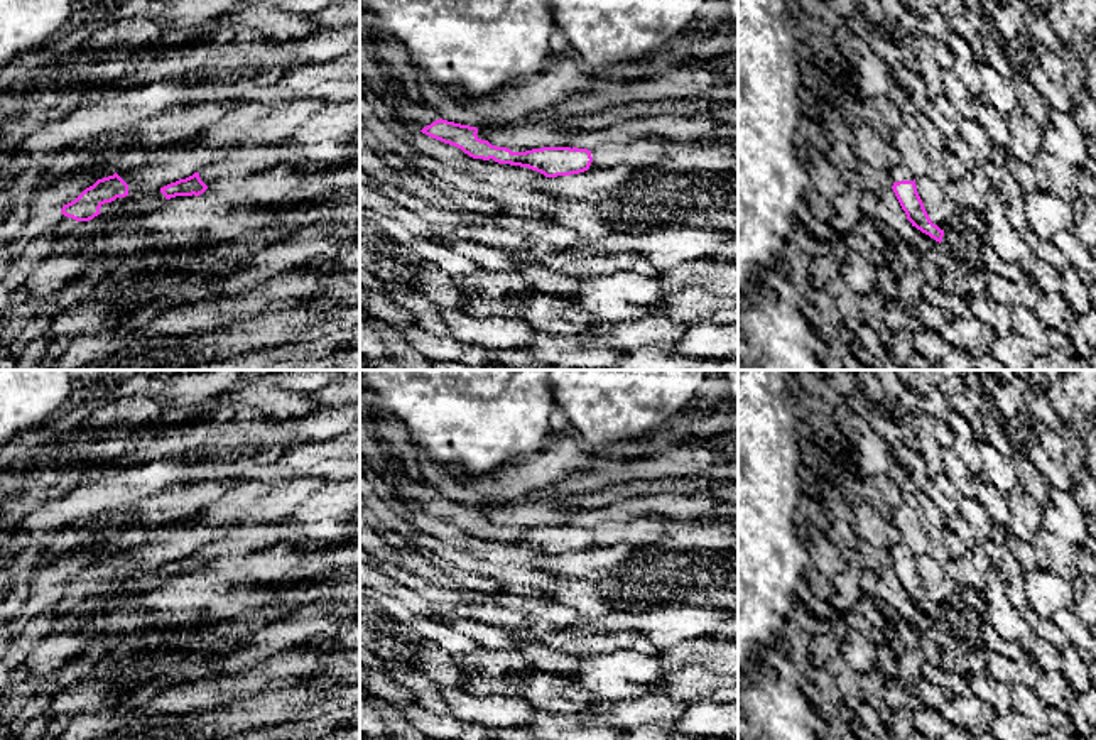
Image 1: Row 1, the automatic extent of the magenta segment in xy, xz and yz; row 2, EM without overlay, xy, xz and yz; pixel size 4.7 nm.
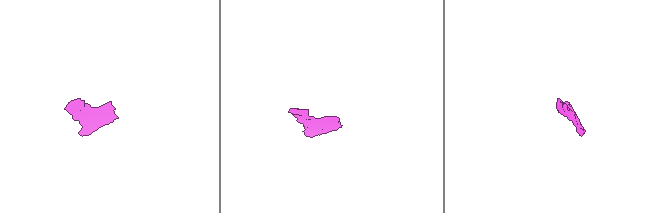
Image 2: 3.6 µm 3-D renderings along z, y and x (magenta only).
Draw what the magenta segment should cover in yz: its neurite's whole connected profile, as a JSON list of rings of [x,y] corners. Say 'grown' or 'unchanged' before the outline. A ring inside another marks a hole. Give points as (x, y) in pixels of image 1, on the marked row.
grown | [[[897,166],[890,169],[890,176],[893,181],[892,189],[912,226],[941,243],[944,230],[941,230],[931,221],[924,203],[917,193],[915,179],[912,177],[912,174],[907,172],[902,166]]]

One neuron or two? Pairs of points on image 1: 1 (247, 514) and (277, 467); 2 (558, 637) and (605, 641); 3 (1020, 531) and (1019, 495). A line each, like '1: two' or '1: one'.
1: two
2: one
3: one

